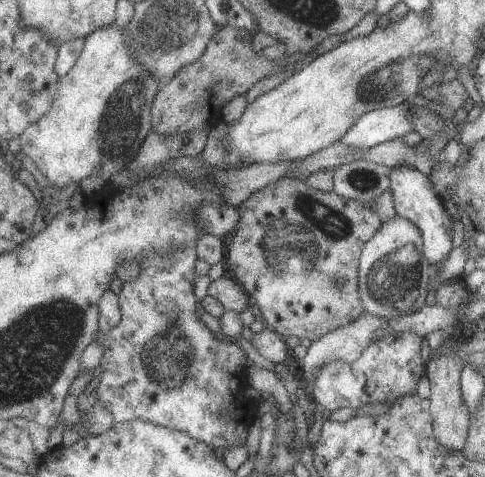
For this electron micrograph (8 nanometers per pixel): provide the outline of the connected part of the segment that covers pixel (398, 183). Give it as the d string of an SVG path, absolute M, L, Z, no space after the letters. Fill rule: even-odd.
M399 165L390 169L388 177L394 211L397 215L409 220L410 223L413 223L420 230L423 256L431 265L436 262L443 262L452 249L451 228L453 228L453 221L449 213L445 211L440 196L435 192L428 175L421 174L413 167Z

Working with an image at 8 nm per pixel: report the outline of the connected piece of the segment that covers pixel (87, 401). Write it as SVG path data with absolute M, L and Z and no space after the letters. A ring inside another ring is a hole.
M95 390L81 391L76 396L76 410L79 416L78 428L83 428L88 435L95 436L111 428L115 422L111 413L102 405Z

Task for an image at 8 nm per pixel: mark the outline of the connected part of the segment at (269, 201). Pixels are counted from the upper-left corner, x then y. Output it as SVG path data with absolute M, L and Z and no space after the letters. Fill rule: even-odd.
M281 177L250 194L249 198L246 198L236 208L236 211L238 212L238 221L229 242L227 262L229 262L231 272L237 278L237 282L242 286L245 294L255 300L255 304L257 304L257 308L261 312L261 322L264 326L278 332L283 339L288 336L295 336L295 338L299 339L308 338L310 341L316 341L326 332L353 322L364 312L358 291L358 258L362 246L378 231L381 223L380 218L371 209L371 205L366 206L356 200L343 198L332 190L318 191L312 189L303 179Z

